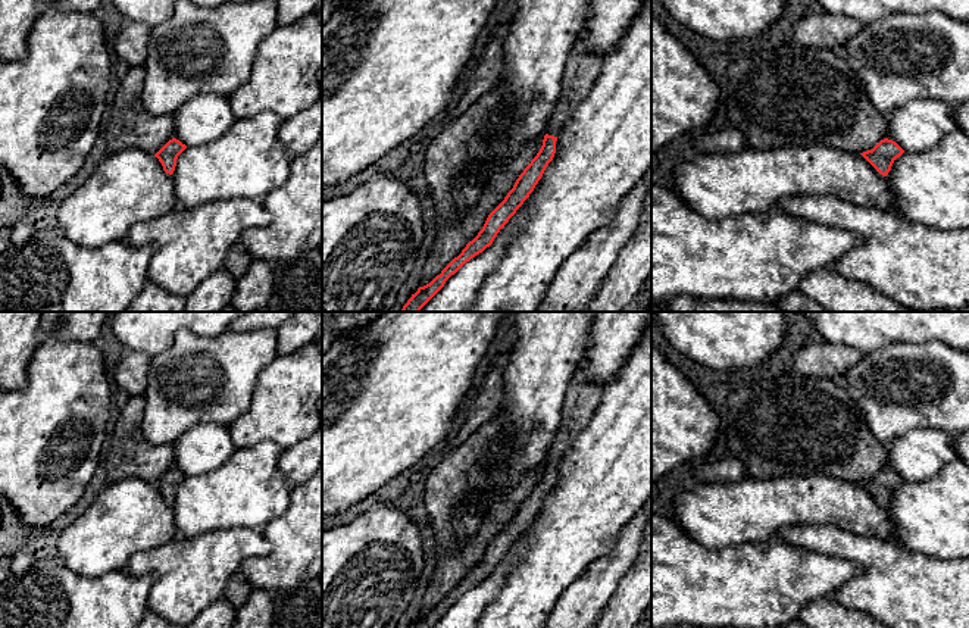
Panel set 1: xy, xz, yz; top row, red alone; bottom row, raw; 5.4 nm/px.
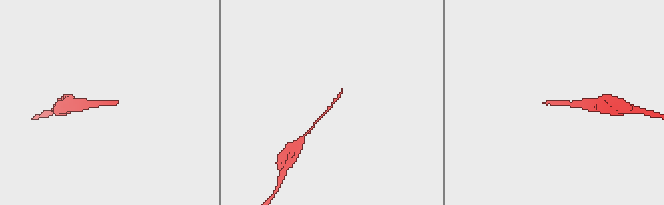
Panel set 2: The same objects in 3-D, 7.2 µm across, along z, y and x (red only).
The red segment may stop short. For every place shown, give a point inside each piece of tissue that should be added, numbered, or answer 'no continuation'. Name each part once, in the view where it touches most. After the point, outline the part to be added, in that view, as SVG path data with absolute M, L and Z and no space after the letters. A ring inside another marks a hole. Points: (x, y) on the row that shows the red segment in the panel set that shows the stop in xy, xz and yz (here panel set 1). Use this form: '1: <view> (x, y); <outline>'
1: xz (583, 68); M578 40L565 66L559 99L550 115L546 134L559 137L578 106L587 99L598 78L606 54L590 53Z

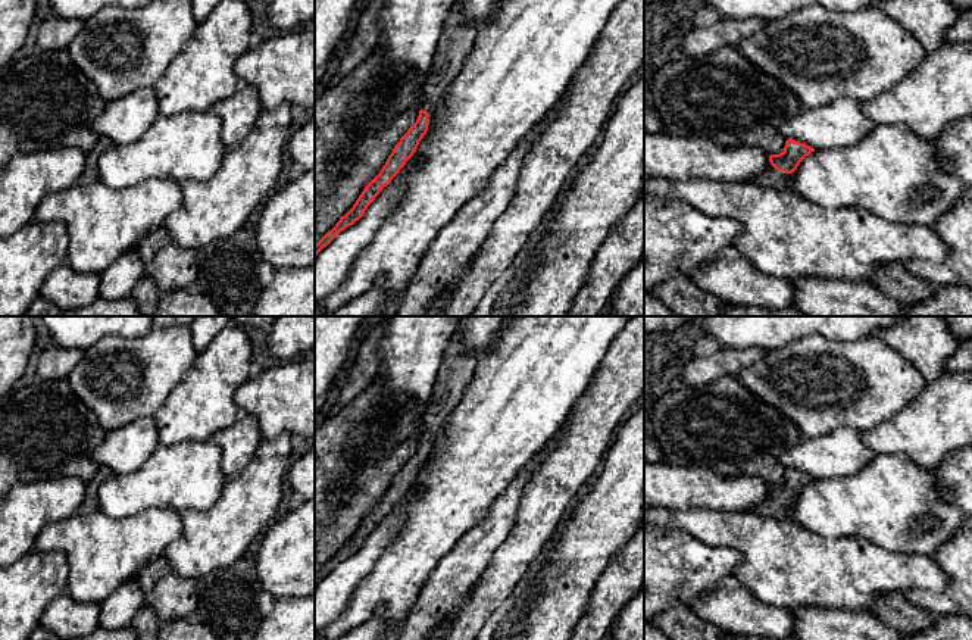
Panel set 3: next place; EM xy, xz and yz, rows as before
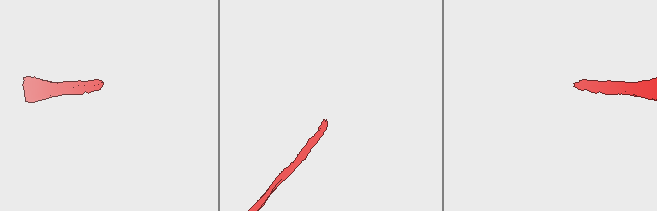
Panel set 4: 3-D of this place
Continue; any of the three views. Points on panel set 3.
1: yz (771, 177); M773 166L766 169L754 181L773 188L791 188L791 174L778 171Z

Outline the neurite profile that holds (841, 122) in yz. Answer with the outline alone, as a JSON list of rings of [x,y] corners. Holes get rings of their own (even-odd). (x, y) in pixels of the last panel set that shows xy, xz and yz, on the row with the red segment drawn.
[[[841,97],[821,107],[804,107],[787,119],[779,131],[788,140],[815,150],[850,147],[869,135],[878,124],[866,118],[862,102]]]

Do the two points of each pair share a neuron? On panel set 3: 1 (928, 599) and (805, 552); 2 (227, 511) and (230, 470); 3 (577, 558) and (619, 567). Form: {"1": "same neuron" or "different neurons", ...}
{"1": "different neurons", "2": "different neurons", "3": "different neurons"}

